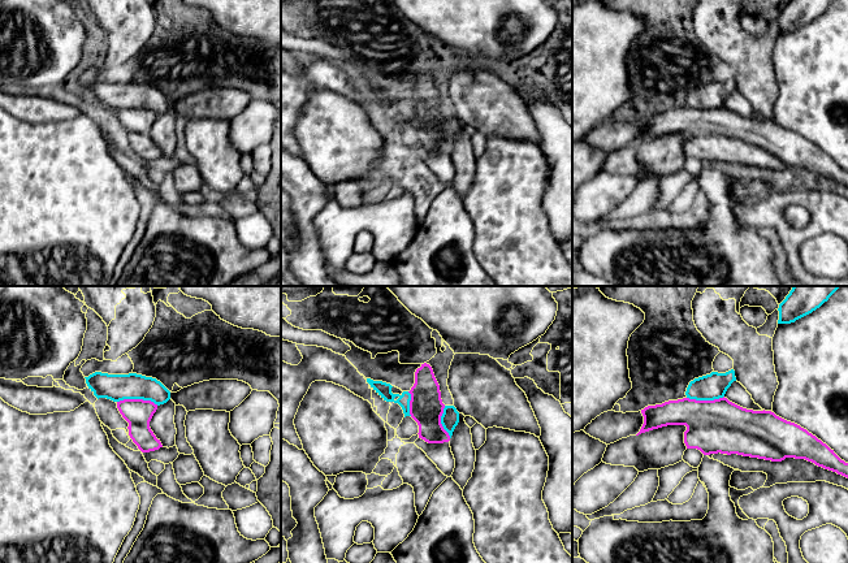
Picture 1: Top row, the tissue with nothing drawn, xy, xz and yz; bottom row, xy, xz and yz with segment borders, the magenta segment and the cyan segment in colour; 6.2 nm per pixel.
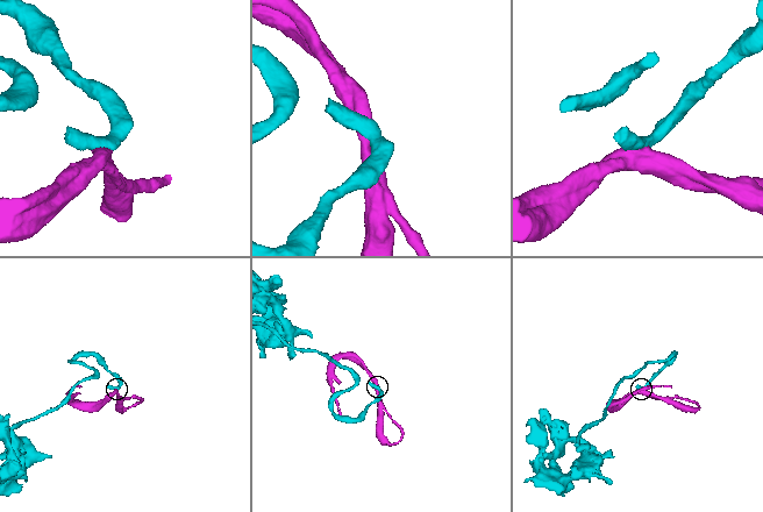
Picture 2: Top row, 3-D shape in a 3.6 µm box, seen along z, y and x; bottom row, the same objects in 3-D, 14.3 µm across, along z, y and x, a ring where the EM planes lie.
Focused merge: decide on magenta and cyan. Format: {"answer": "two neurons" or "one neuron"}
{"answer": "one neuron"}

